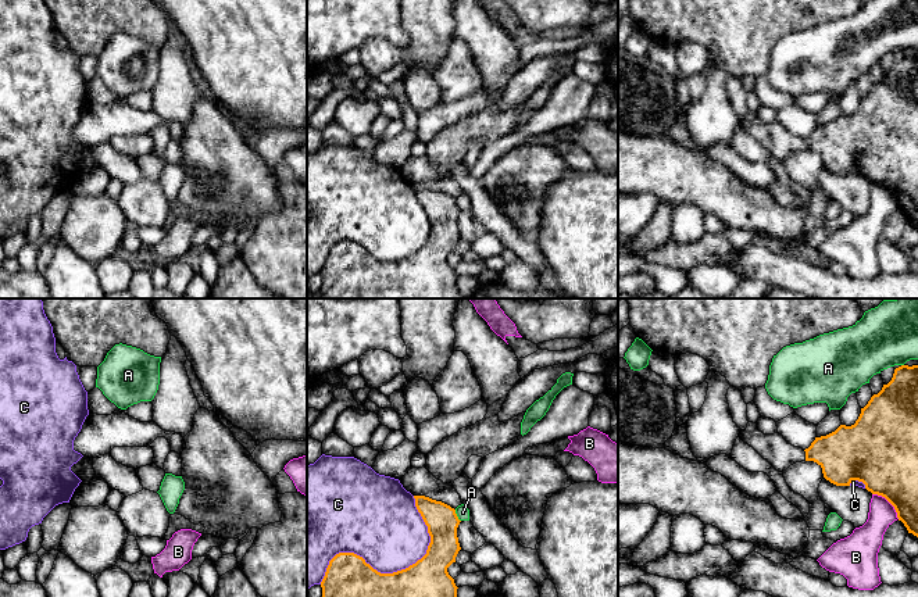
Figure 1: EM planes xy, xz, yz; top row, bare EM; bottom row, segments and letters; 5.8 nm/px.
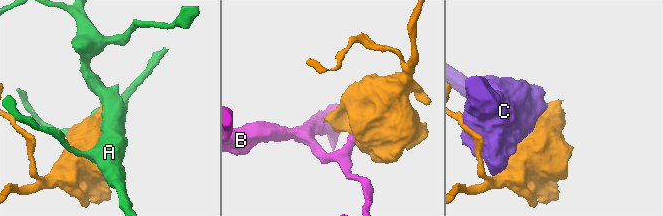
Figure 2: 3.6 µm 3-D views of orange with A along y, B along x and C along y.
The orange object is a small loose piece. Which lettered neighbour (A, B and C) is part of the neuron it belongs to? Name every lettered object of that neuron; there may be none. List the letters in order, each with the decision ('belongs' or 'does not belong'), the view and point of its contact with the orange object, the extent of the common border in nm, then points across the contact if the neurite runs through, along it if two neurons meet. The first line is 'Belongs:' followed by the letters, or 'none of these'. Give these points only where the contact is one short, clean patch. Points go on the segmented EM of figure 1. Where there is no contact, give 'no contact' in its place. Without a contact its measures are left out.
Belongs: none of these
A: does not belong; contact xz (456, 515); length 80 nm
B: does not belong; contact yz (889, 501); length 220 nm; border yz (872, 493), (881, 494), (893, 507), (899, 518)
C: does not belong; contact xz (395, 572); length 750 nm

